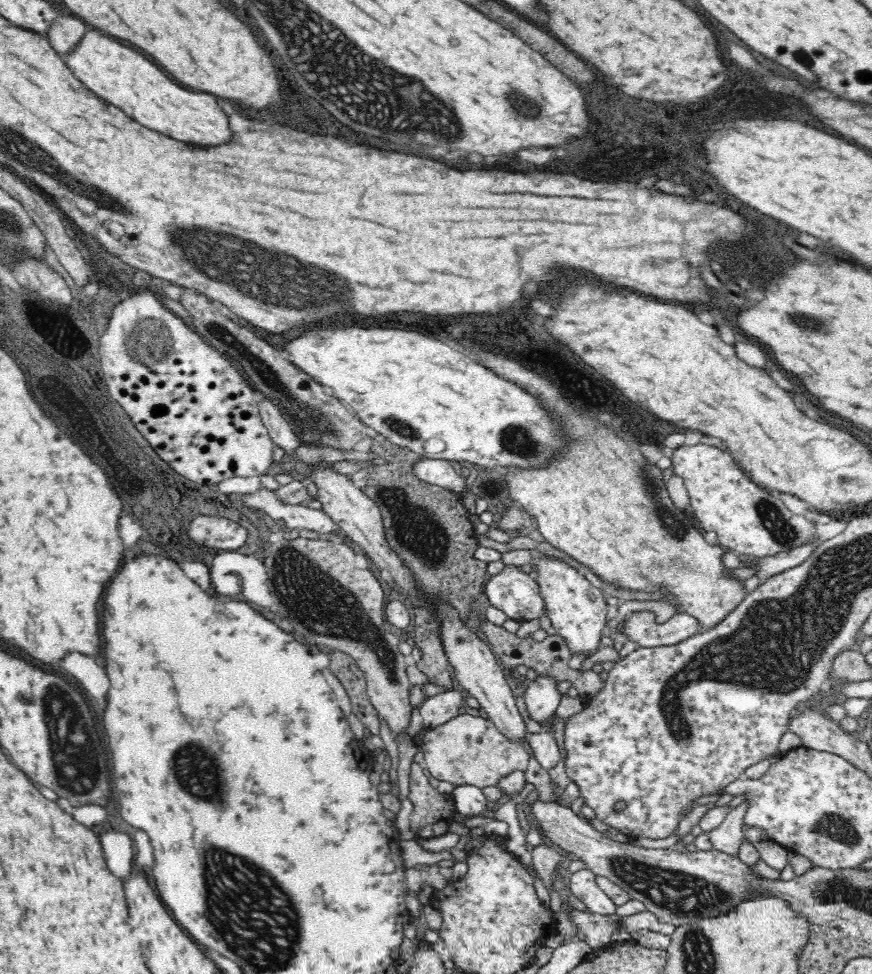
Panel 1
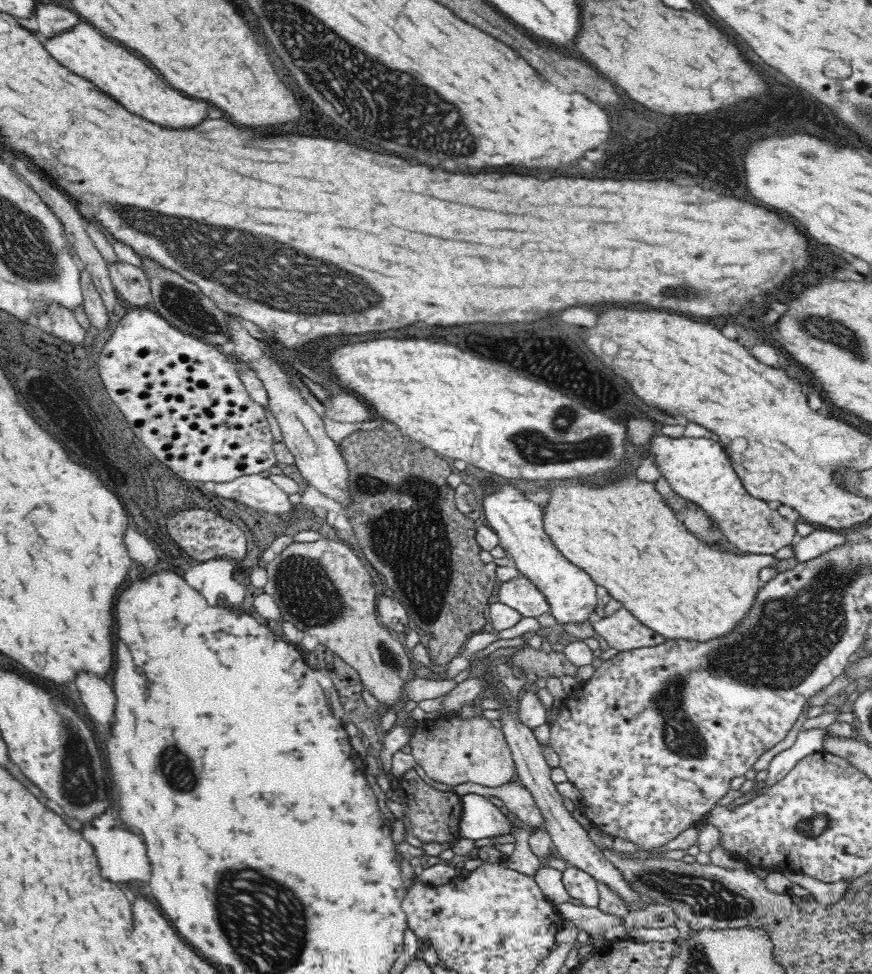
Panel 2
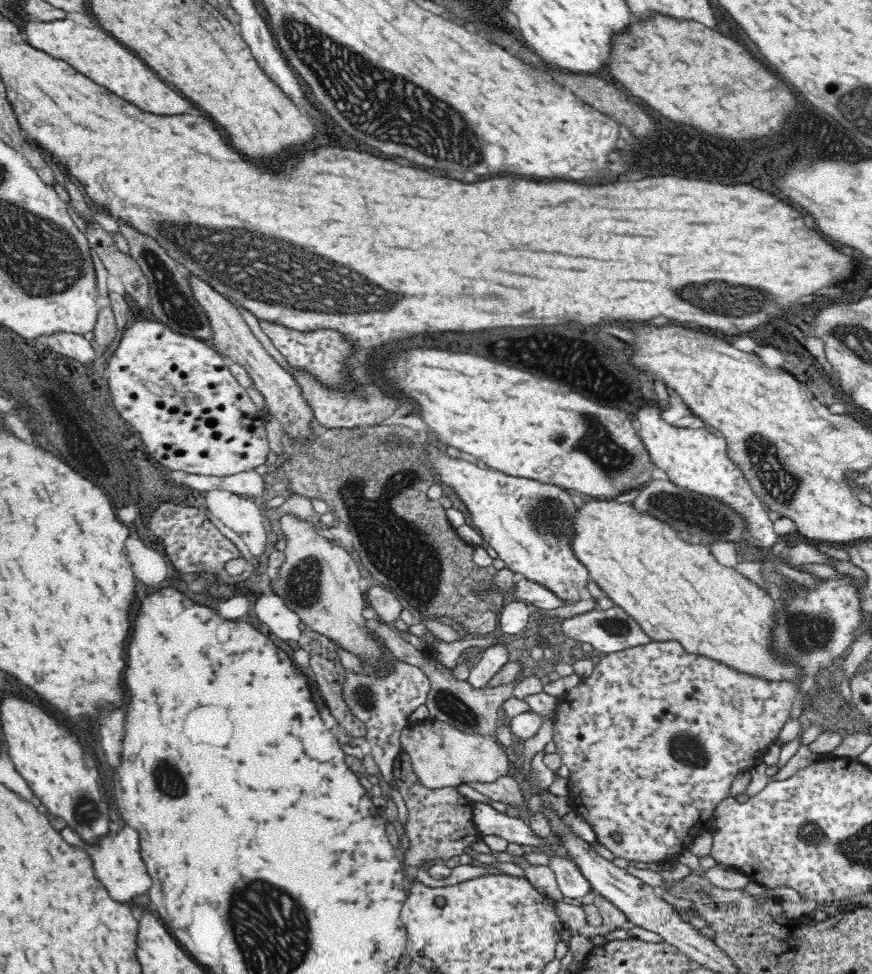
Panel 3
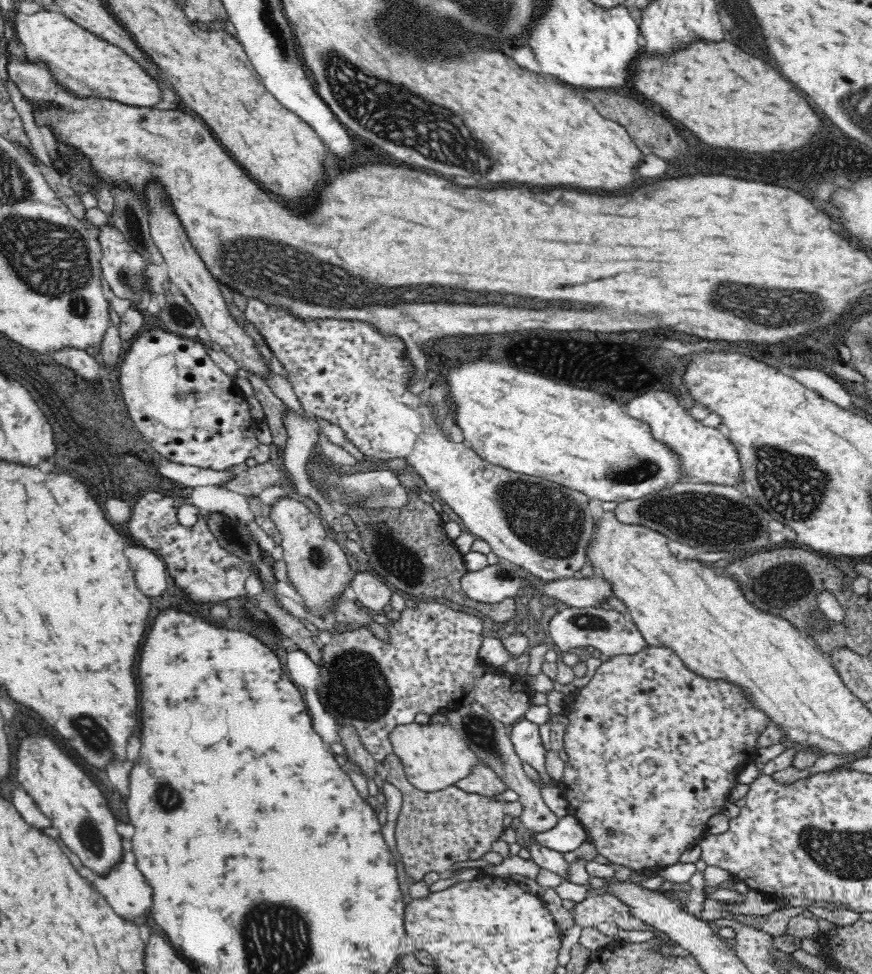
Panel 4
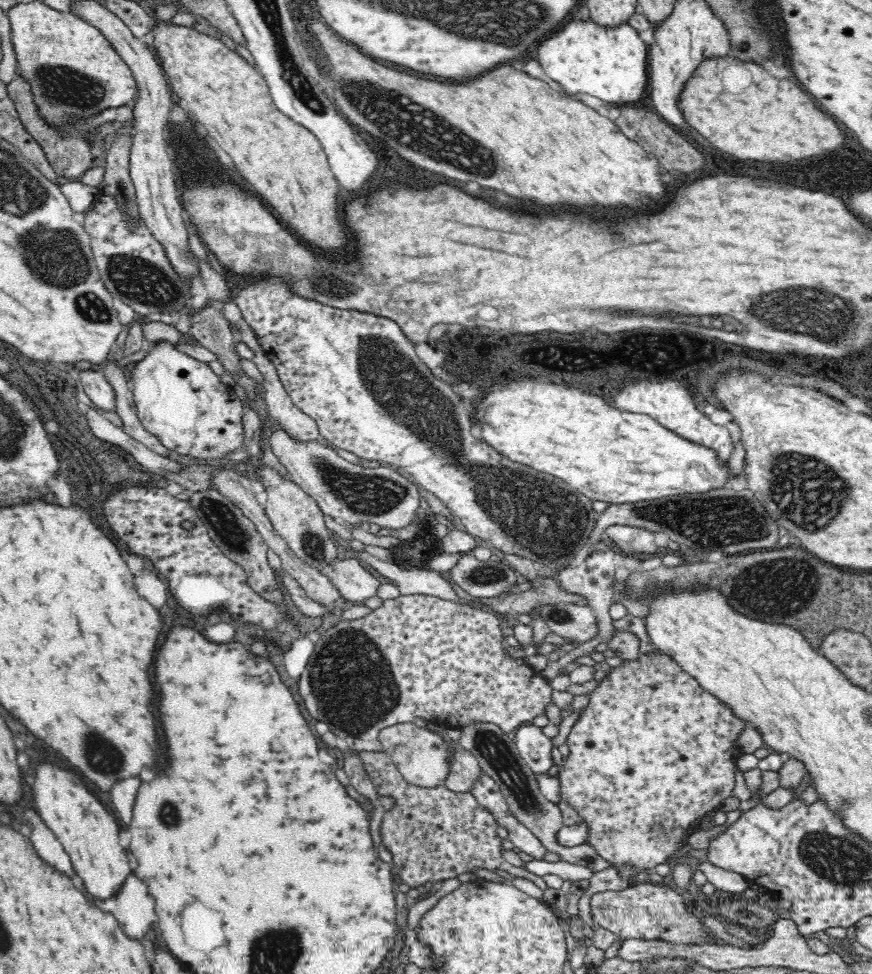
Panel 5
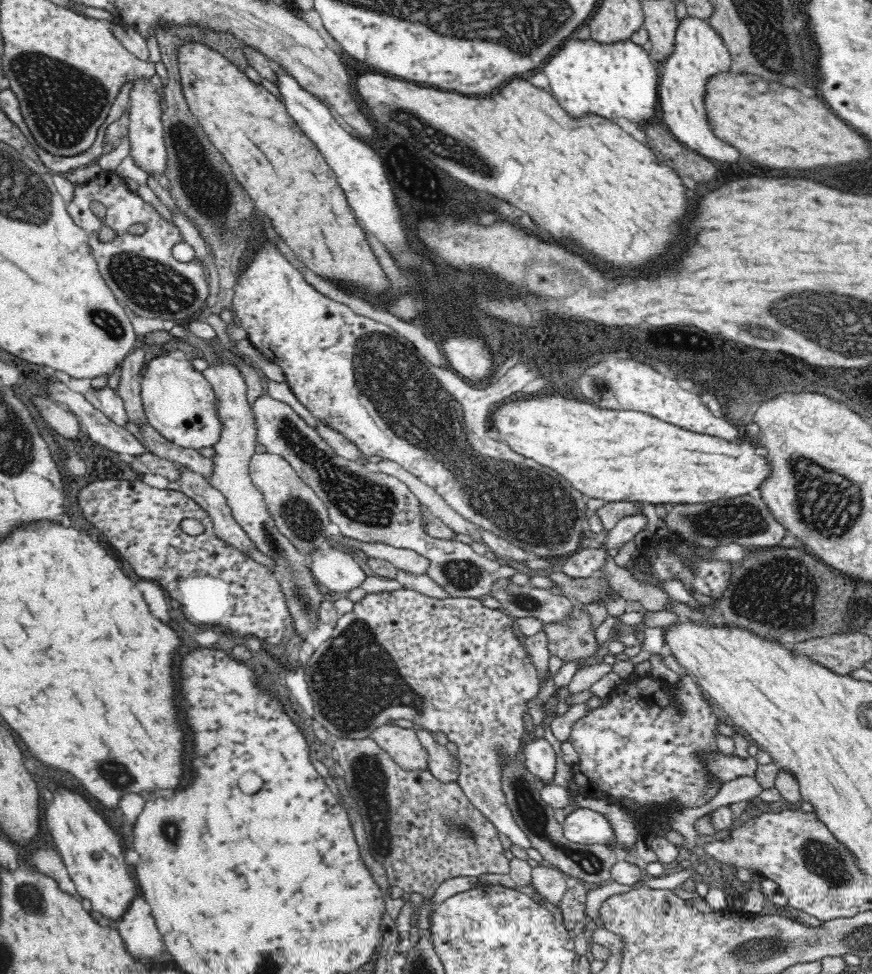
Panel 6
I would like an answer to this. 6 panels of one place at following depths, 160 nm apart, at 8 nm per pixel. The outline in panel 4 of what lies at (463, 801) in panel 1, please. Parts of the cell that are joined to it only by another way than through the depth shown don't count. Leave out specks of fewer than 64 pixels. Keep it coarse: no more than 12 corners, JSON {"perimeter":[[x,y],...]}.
{"perimeter":[[571,815],[548,832],[534,833],[538,844],[562,854],[587,839]]}

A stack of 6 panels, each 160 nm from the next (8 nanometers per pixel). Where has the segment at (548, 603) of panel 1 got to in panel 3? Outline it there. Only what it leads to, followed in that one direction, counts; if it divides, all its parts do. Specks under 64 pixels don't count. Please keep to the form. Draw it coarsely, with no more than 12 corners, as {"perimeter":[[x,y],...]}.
{"perimeter":[[424,452],[497,558],[565,604],[589,570],[567,489]]}

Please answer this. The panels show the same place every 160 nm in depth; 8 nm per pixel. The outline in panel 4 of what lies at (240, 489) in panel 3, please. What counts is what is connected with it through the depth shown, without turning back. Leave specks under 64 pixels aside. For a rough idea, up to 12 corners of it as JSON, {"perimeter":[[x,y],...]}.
{"perimeter":[[178,464],[157,465],[159,474],[186,486],[218,486],[230,471]]}

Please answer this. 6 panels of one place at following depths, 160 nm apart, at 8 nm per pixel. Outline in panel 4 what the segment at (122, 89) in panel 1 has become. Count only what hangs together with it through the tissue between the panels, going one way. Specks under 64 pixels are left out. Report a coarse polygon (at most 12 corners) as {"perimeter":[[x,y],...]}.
{"perimeter":[[17,12],[26,61],[78,99],[162,102],[122,49],[64,13]]}

